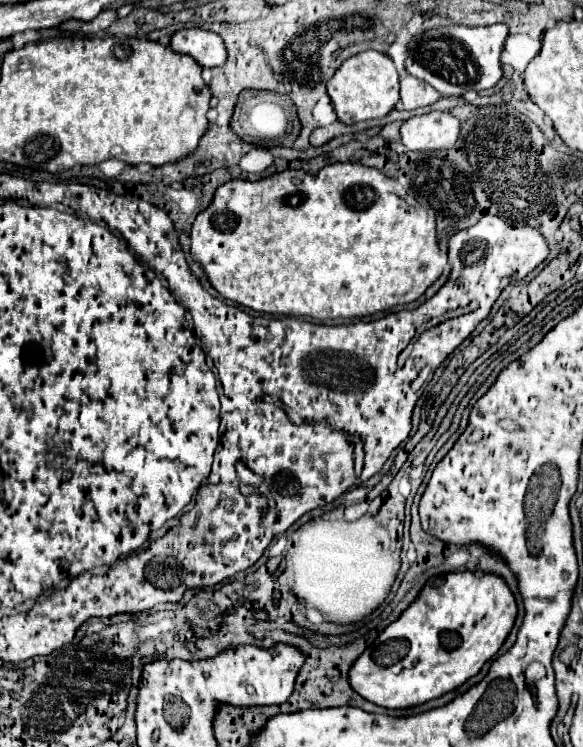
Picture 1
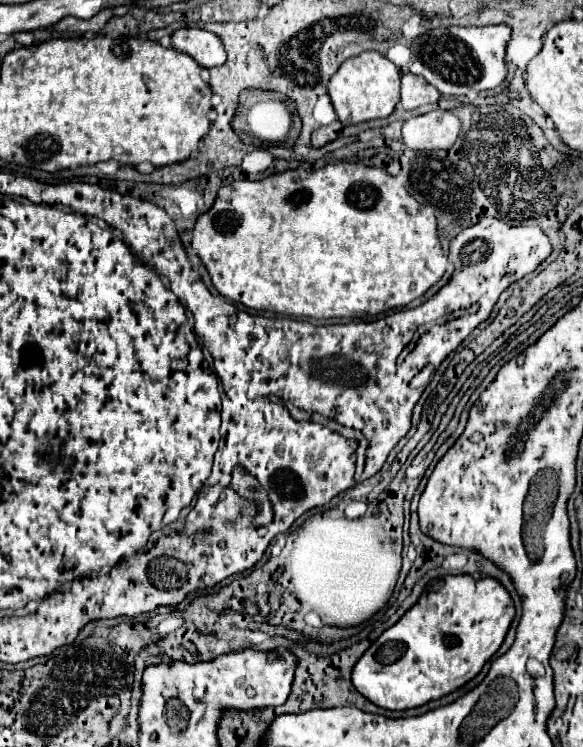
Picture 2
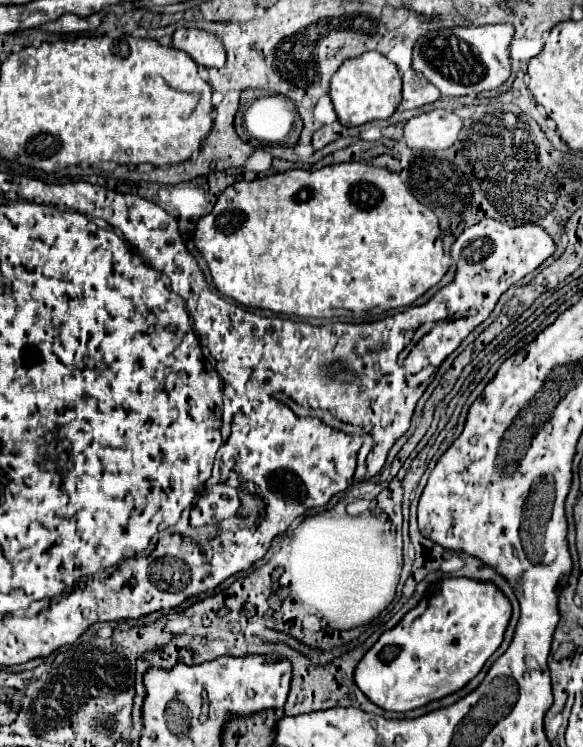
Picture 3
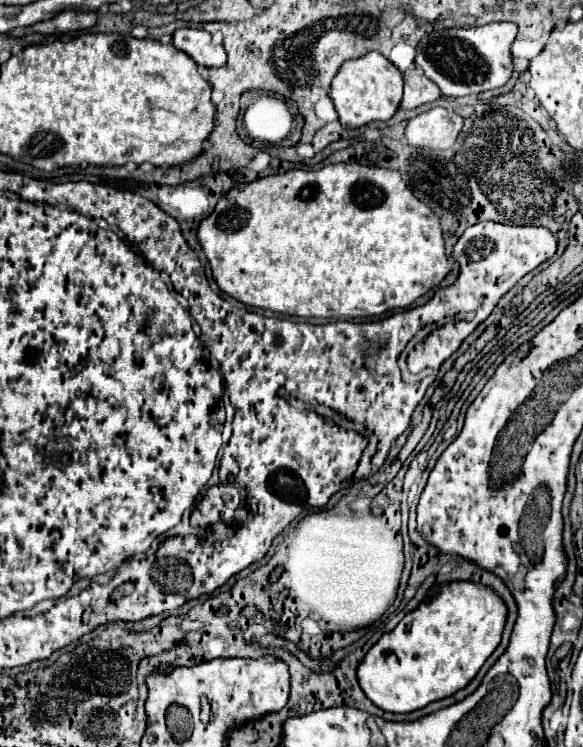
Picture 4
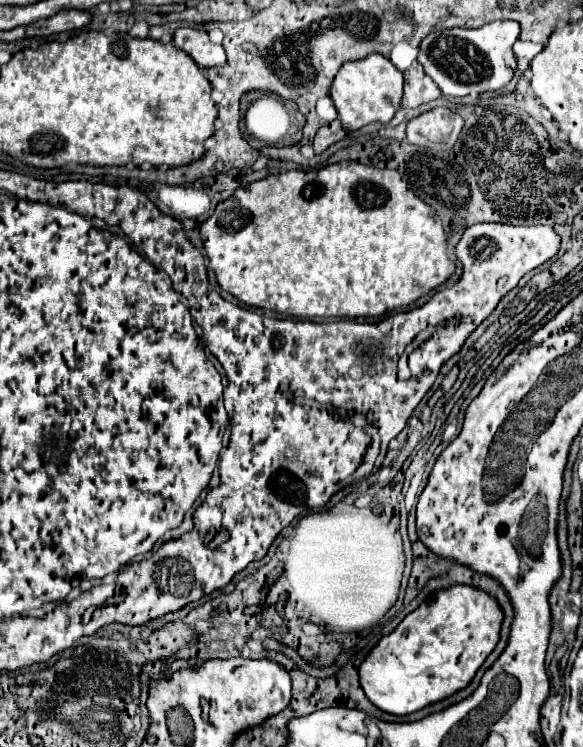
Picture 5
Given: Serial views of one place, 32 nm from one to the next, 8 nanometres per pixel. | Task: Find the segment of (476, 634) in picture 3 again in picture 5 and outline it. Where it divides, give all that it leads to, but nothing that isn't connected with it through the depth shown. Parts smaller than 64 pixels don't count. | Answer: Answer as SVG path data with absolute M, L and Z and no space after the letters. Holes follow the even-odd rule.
M464 584L440 590L372 648L358 670L362 690L374 706L396 716L406 716L444 700L468 686L498 644L500 626L502 610L486 592Z

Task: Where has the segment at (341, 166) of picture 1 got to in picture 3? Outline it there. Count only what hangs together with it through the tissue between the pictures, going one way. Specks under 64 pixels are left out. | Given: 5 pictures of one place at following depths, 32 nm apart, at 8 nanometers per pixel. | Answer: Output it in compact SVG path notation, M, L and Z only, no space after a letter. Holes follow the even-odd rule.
M358 162L330 164L320 170L312 170L312 172L306 172L305 169L291 169L284 174L266 176L254 182L236 182L222 192L214 210L208 216L200 218L196 232L194 232L194 242L198 250L202 252L204 260L208 262L212 280L216 288L220 290L220 294L230 296L236 302L250 306L250 308L262 308L262 310L272 310L276 314L302 316L302 318L358 318L364 312L370 312L376 316L376 314L382 314L394 308L410 306L416 298L420 298L434 284L438 284L450 268L450 260L444 254L444 246L440 238L438 218L432 212L432 208L420 204L412 196L412 192L408 192L406 184L400 180L396 172L358 164Z

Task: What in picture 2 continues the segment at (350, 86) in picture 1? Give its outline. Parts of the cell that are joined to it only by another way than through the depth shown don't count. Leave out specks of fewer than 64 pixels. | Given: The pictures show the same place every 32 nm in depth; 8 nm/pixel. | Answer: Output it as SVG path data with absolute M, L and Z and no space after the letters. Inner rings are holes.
M368 50L350 58L338 68L338 72L330 78L328 94L332 98L338 120L344 126L360 124L376 118L388 118L394 112L396 104L400 102L400 72L386 56Z

